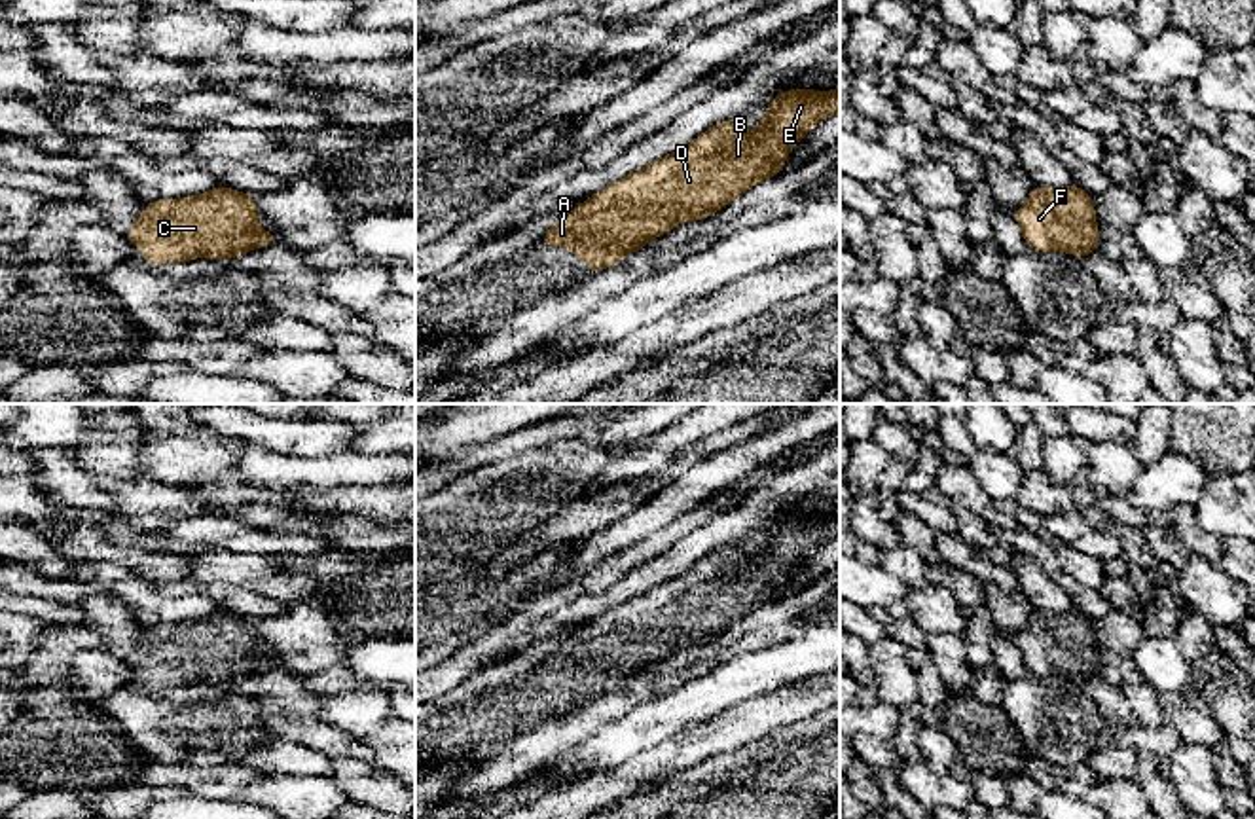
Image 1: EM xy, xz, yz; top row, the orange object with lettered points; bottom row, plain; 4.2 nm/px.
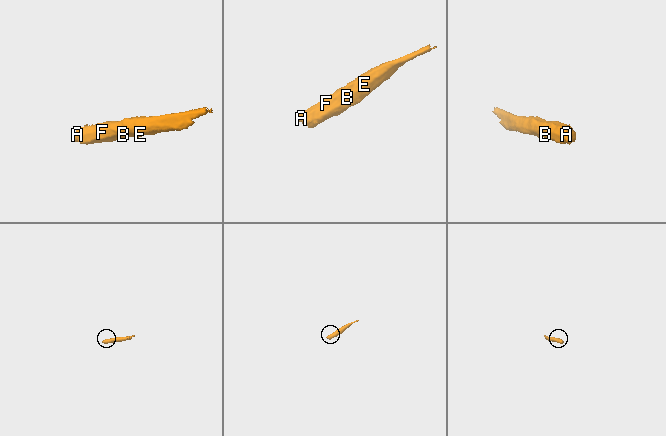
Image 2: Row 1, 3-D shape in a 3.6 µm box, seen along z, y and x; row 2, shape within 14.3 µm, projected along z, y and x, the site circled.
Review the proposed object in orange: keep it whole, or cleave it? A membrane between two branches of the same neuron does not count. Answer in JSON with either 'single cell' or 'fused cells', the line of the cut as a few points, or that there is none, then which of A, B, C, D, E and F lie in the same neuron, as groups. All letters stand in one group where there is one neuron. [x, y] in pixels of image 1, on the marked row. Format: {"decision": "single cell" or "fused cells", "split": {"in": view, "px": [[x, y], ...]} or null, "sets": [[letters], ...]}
{"decision": "single cell", "split": null, "sets": [["A", "B", "C", "D", "E", "F"]]}

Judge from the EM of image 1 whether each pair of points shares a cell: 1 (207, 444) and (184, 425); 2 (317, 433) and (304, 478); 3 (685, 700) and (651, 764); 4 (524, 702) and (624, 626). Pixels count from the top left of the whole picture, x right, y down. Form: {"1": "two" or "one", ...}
{"1": "two", "2": "two", "3": "two", "4": "one"}

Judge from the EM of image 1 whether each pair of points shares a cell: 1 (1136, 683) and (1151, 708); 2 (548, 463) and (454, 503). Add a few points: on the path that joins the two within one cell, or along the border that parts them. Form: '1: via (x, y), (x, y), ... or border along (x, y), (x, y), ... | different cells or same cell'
1: via (1136, 689), (1145, 702) | same cell
2: via (526, 473), (491, 478), (476, 493) | same cell

